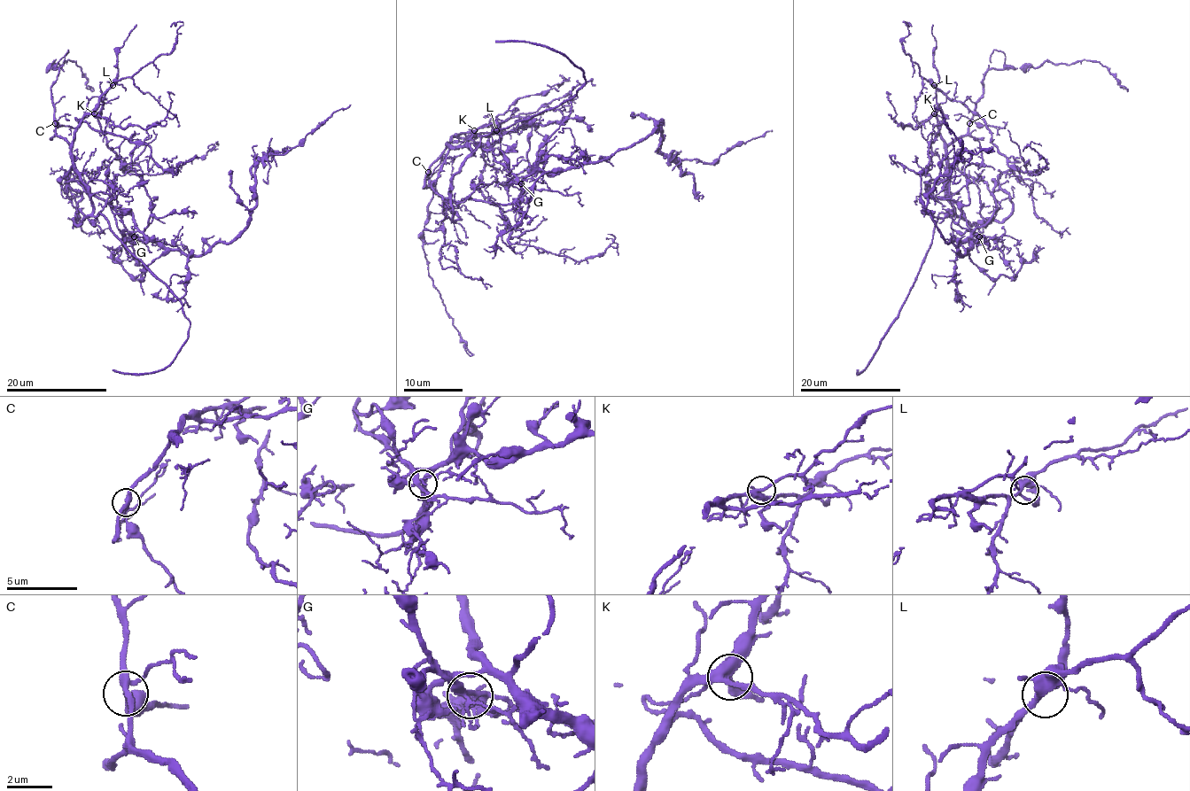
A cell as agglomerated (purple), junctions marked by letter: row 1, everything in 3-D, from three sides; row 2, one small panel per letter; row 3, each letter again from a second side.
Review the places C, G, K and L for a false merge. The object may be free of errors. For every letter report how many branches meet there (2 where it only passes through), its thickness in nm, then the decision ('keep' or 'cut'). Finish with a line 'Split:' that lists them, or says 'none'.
C: 4 branches meet; 240 nm thick; keep
G: 4 branches meet; 240 nm thick; keep
K: 4 branches meet; 360 nm thick; keep
L: 5 branches meet; 320 nm thick; keep
Split: none

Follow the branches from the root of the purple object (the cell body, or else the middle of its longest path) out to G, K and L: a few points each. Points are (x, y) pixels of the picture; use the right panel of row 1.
G: (950, 194), (950, 197), (960, 207), (967, 225), (979, 236)
K: (950, 194), (945, 194), (947, 178), (945, 142), (934, 113)
L: (950, 194), (945, 194), (947, 163), (945, 142), (937, 117), (937, 88), (934, 85)

